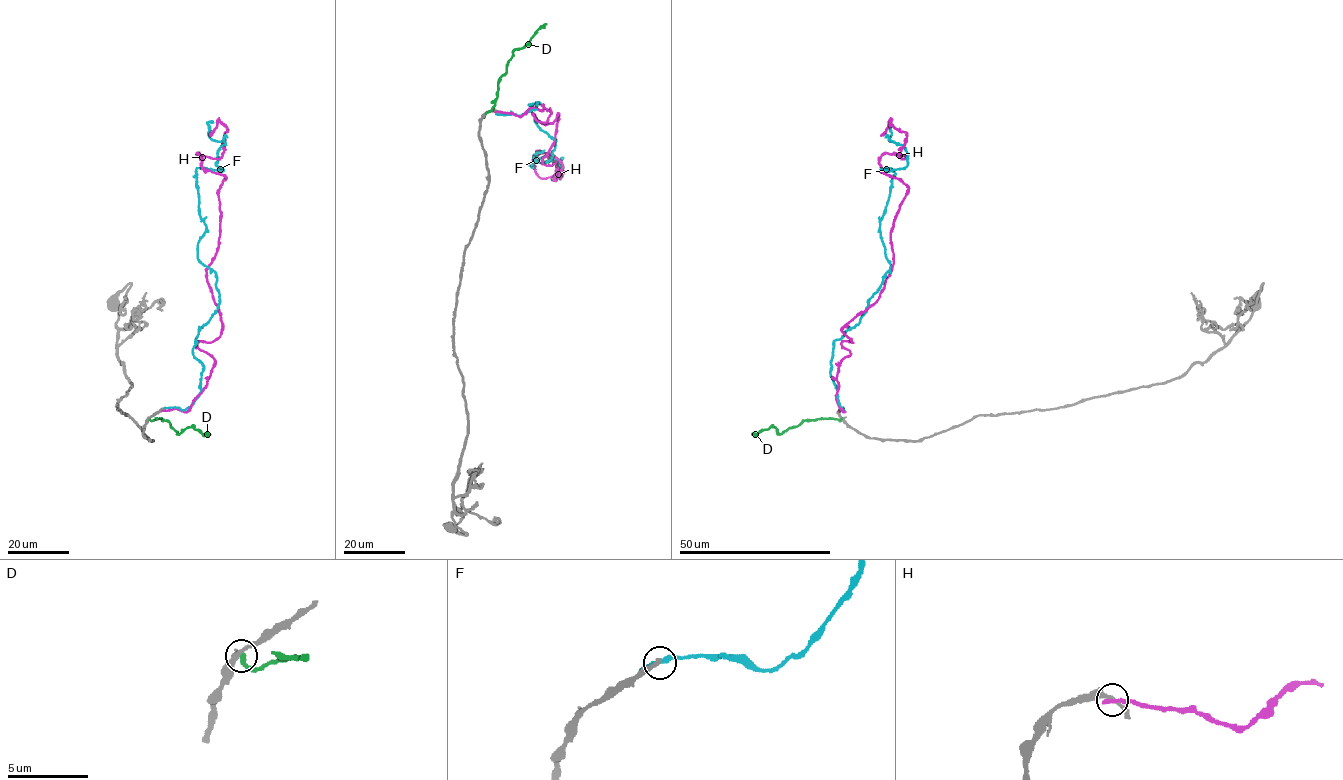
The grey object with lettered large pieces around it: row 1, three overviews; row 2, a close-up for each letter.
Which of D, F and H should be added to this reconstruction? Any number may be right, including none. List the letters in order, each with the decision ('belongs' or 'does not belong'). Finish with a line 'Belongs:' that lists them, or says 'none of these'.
D: does not belong
F: does not belong
H: does not belong
Belongs: none of these

